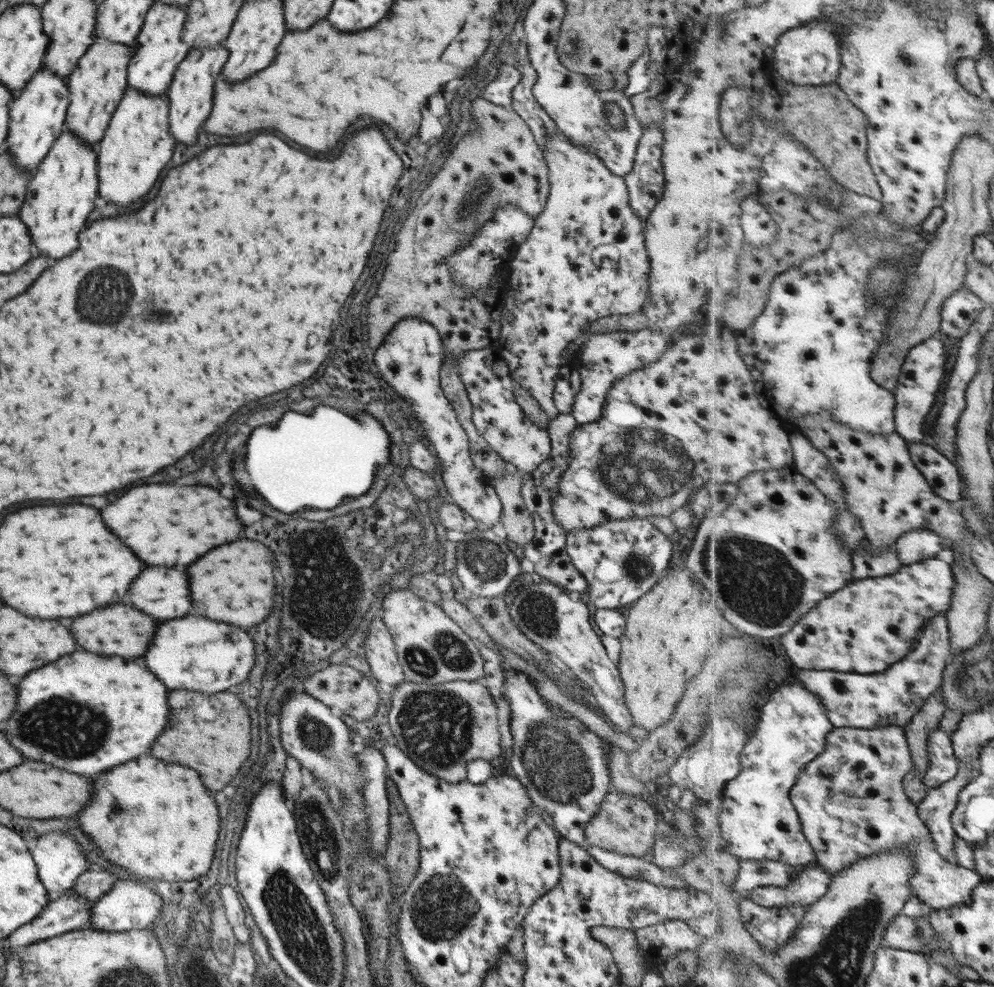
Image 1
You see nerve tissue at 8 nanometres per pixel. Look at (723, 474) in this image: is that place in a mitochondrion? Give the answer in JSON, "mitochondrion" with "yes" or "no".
{"mitochondrion":"no"}

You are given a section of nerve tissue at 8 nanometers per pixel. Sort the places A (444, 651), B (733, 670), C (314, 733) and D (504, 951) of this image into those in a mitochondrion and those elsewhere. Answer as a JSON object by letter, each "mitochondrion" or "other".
{"A":"mitochondrion","B":"mitochondrion","C":"mitochondrion","D":"other"}

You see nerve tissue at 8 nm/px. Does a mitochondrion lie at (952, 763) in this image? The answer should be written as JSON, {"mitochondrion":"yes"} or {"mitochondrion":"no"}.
{"mitochondrion":"no"}

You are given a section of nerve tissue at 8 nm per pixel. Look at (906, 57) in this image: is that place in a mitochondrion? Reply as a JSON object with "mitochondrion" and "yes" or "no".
{"mitochondrion":"yes"}

